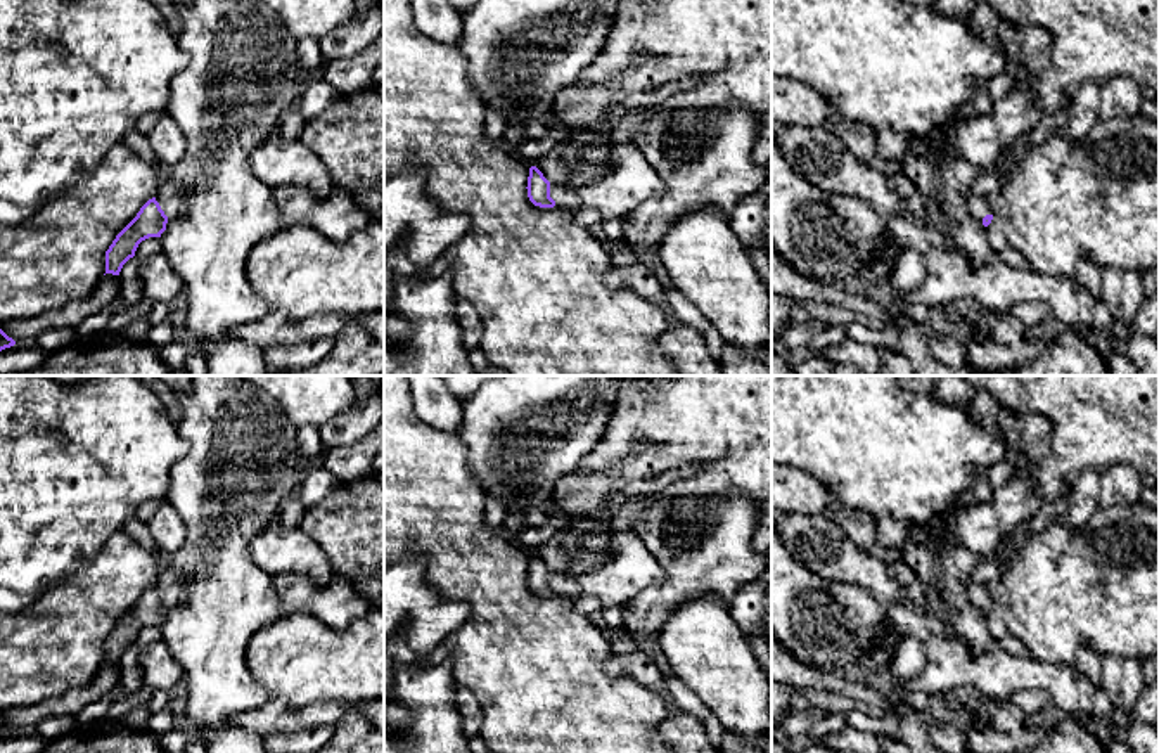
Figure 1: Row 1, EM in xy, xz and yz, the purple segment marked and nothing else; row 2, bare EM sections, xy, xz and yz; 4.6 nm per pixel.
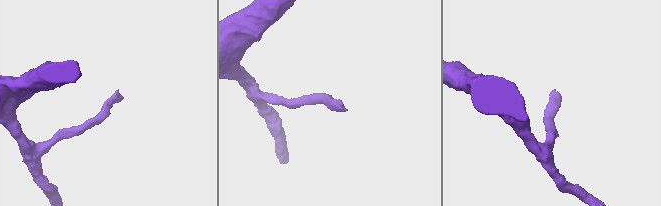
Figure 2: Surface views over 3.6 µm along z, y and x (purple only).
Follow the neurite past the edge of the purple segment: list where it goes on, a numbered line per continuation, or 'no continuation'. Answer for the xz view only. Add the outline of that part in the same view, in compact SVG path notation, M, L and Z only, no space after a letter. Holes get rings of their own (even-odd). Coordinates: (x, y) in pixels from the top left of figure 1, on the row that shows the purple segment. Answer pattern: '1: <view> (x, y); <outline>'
1: xz (564, 198); M550 183L550 197L555 201L554 208L564 209L571 218L581 206L578 194L567 187Z

